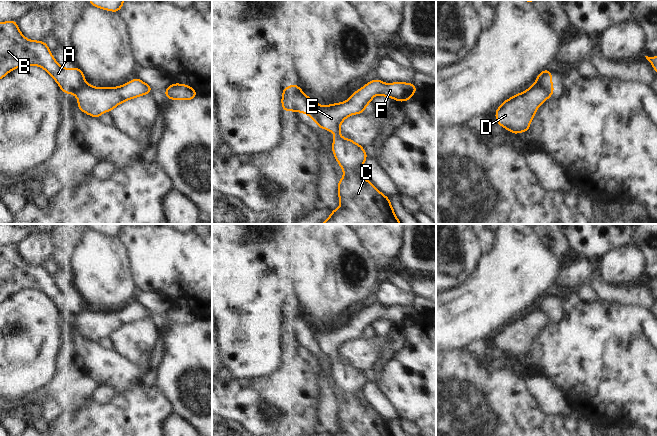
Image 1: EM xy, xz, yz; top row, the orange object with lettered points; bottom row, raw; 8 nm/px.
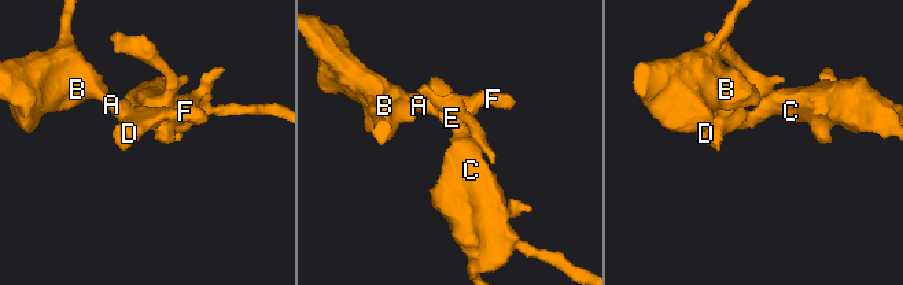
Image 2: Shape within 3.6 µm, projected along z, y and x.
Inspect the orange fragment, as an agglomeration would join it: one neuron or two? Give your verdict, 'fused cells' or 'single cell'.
fused cells

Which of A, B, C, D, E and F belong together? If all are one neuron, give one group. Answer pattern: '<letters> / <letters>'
A B / C D E F

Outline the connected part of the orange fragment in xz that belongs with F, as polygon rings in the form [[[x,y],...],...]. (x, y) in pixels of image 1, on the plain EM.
[[[375,302],[366,307],[362,312],[356,314],[345,326],[327,328],[323,331],[317,327],[317,324],[308,321],[309,332],[306,338],[320,353],[326,353],[335,359],[335,362],[332,364],[332,377],[339,390],[343,393],[344,402],[338,402],[340,432],[333,433],[331,436],[394,436],[390,422],[380,416],[362,398],[364,386],[369,382],[363,370],[354,366],[352,363],[342,362],[340,350],[347,341],[364,337],[367,329],[371,327],[373,321],[378,318],[382,318],[385,322],[395,323],[396,326],[404,326],[409,325],[417,315],[419,314],[413,307],[391,306],[387,309],[385,306]]]

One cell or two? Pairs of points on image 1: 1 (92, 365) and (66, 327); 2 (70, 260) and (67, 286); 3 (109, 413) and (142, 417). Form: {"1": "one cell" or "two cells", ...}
{"1": "one cell", "2": "two cells", "3": "one cell"}

